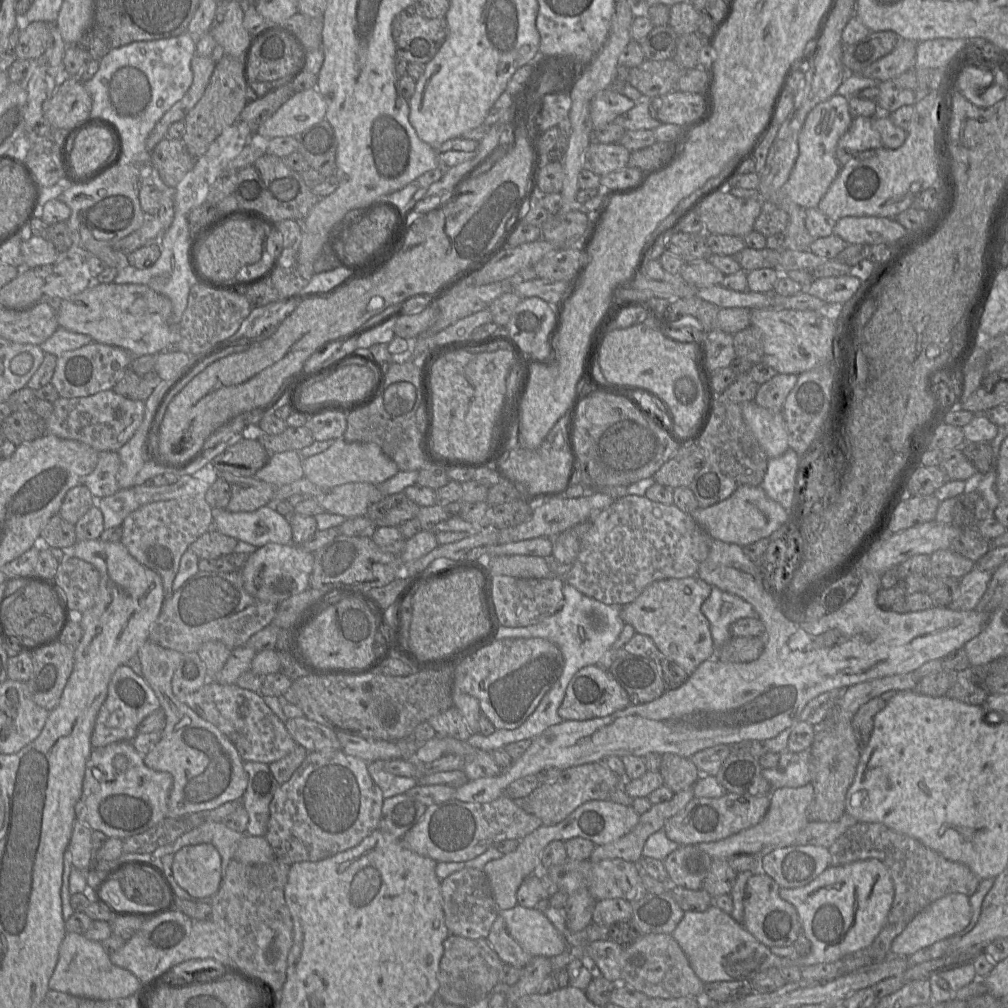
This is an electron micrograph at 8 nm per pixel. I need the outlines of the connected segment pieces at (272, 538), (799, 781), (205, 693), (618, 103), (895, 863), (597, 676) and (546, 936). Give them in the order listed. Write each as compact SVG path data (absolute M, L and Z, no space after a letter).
M272 499L267 505L252 512L230 512L226 508L211 509L212 528L237 541L257 548L268 543L293 544L289 518L274 509Z
M787 749L780 754L777 767L762 768L762 775L769 782L772 792L779 788L798 788L810 783L810 757L810 749L799 753Z
M208 680L198 691L176 697L226 735L244 762L270 764L287 756L297 746L285 723L267 706L263 696L237 684L221 685Z
M609 88L597 92L590 102L593 131L612 123L619 115L632 109L635 104L623 94L613 92Z
M857 822L834 842L829 852L832 866L876 858L882 861L890 872L894 897L886 922L873 942L865 949L858 950L873 961L882 960L890 955L894 938L932 902L951 893L962 893L970 897L976 892L981 882L981 879L967 865L949 860L918 839L878 822Z
M589 665L580 669L570 680L558 714L563 720L584 721L611 715L630 704L626 690L616 681L609 669Z
M516 905L500 912L513 939L532 957L547 957L563 953L567 948L564 936L544 913L534 908Z

